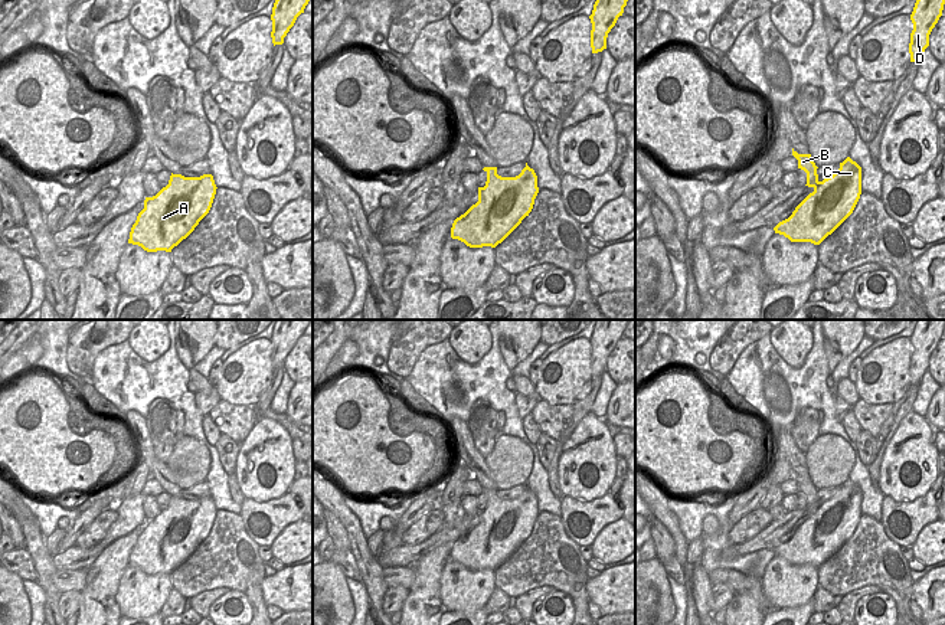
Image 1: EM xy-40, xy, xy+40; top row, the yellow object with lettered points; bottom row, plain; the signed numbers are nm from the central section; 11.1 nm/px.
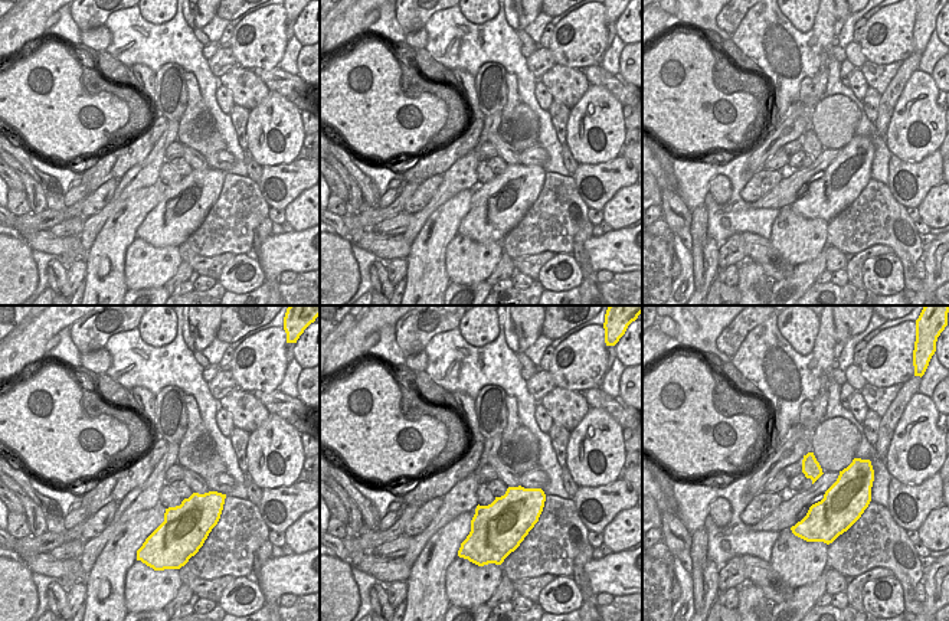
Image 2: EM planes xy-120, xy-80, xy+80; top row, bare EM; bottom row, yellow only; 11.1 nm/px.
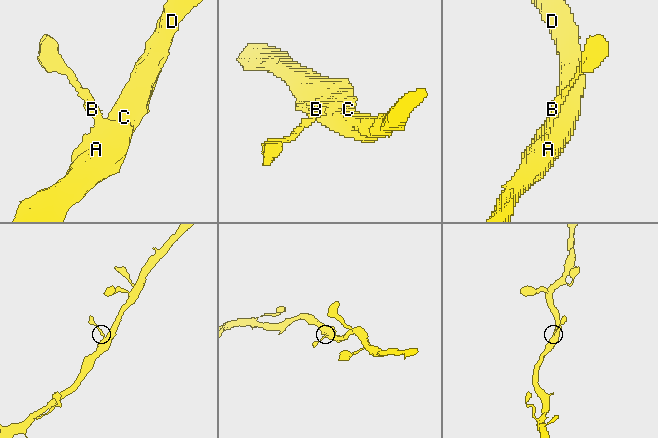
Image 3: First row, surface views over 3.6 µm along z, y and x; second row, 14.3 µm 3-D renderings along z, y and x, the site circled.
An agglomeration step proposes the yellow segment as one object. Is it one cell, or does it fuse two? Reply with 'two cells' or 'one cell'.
one cell

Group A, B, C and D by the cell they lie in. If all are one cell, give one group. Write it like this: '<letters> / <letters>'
A B C D

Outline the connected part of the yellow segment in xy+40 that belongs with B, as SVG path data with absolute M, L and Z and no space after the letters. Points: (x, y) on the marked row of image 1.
M792 148L792 156L798 168L807 173L805 186L814 192L774 230L791 242L820 245L853 213L861 194L861 167L847 157L833 176L820 181L811 154L798 154Z

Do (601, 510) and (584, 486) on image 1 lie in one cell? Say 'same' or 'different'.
different

